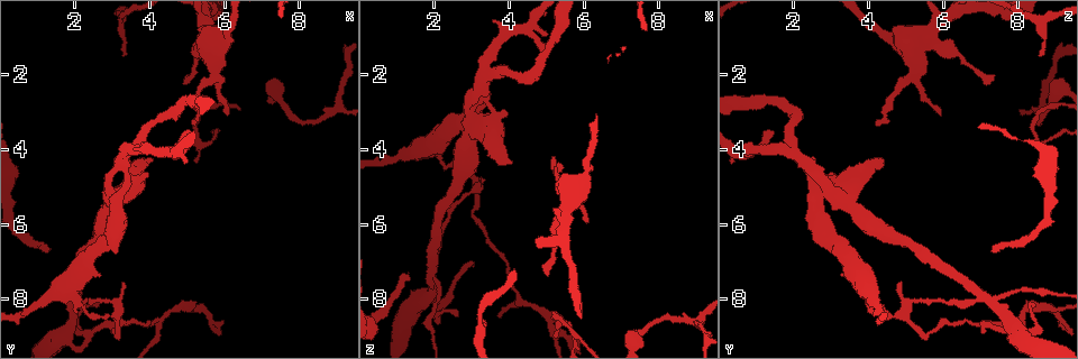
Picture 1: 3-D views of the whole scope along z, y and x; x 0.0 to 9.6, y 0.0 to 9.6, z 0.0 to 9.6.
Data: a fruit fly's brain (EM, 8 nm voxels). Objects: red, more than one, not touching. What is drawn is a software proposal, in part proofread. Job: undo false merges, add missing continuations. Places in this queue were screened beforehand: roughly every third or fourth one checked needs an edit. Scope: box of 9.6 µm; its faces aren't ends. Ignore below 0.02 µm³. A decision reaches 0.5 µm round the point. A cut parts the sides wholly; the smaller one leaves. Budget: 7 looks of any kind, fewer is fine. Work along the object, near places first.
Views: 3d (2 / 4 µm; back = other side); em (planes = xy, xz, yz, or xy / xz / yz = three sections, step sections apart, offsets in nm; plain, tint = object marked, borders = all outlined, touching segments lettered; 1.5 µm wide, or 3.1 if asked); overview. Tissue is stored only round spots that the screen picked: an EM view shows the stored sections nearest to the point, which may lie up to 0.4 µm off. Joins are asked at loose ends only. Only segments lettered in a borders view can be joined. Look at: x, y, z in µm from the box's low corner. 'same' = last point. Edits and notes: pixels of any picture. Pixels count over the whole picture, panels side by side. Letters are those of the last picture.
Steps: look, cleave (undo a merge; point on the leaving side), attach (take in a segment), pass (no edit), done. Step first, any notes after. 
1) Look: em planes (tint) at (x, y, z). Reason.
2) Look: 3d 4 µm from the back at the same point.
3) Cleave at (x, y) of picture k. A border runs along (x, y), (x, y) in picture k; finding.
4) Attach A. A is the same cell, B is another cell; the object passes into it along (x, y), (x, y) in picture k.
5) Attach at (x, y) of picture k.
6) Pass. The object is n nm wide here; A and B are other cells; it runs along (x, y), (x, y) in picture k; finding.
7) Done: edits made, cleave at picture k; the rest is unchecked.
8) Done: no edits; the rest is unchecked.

Look: 3d 2 µm at (1.35, 6.60, 7.35). Long arm stops here.

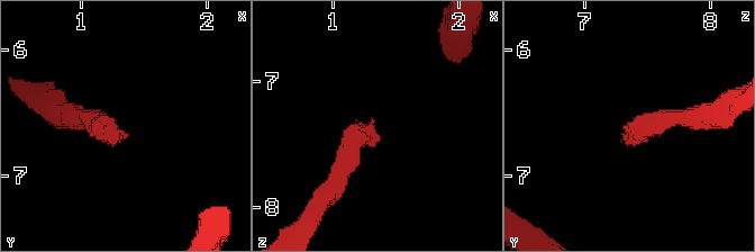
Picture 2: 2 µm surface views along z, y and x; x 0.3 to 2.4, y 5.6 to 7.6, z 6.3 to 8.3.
Look: em planes (borders) at (1.32, 6.64, 7.30). Need the tissue.

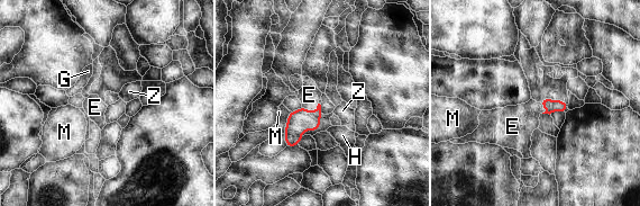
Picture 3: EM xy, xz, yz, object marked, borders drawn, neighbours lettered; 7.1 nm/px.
Attach E. E is the same cell, G, H, M and Z are other cells; the object passes into it along (301, 119), (310, 112), (309, 95) in picture 3; it goes on there.

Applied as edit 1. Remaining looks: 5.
Look: 3d 2 µm at (2.70, 8.20, 8.40). Tapers out.

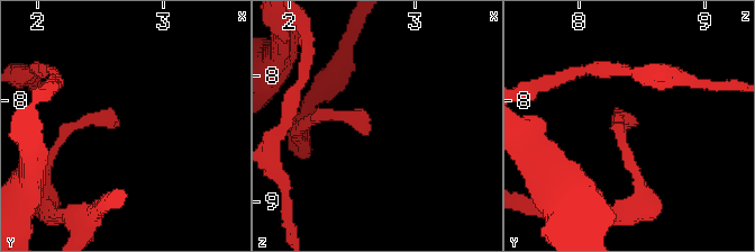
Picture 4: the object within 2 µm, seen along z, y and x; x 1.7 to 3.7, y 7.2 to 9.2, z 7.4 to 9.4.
Look: em planes (borders) at (2.66, 8.18, 8.42).

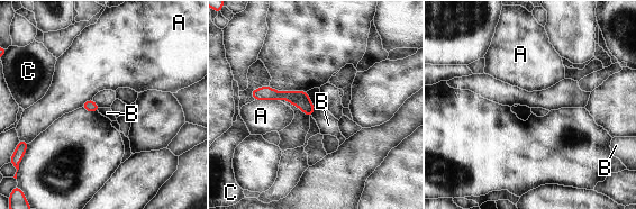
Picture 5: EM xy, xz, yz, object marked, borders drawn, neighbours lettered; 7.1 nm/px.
Pass. The object is 80 nm wide here; A, B and C are other cells; it runs along (254, 93), (297, 97), (311, 108) in picture 5; none of them fits.

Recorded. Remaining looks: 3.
Look: 3d 4 µm at (3.35, 1.45, 8.55). Tapers out.

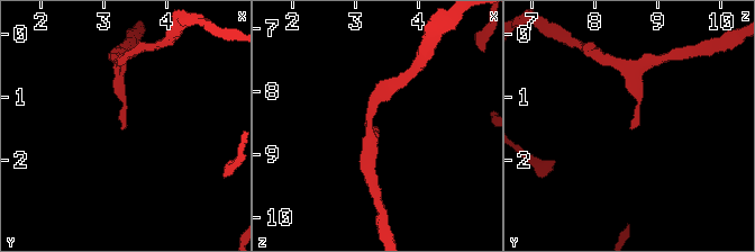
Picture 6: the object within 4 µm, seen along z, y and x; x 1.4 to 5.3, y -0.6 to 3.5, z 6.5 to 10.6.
Look: em planes (borders) at (3.30, 1.50, 8.60). Now the EM.

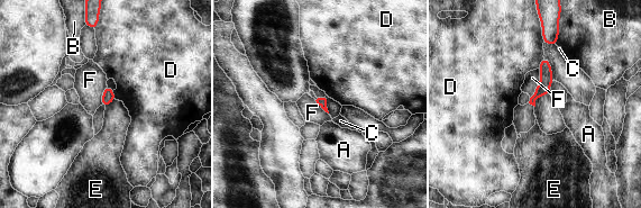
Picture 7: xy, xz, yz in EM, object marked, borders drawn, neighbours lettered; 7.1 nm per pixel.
Pass. The longest contact is with F, 220 nm; A, B, C, D, E and F are other cells; none of them fits.

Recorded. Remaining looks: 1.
Done: edits made, attach at picture 3; the rest is unchecked.

